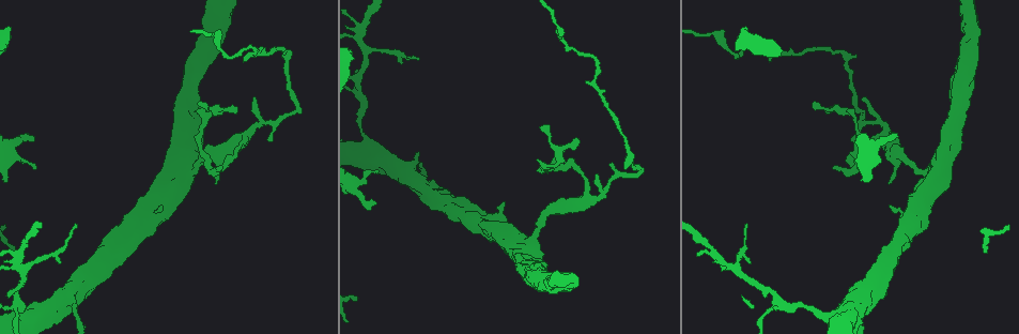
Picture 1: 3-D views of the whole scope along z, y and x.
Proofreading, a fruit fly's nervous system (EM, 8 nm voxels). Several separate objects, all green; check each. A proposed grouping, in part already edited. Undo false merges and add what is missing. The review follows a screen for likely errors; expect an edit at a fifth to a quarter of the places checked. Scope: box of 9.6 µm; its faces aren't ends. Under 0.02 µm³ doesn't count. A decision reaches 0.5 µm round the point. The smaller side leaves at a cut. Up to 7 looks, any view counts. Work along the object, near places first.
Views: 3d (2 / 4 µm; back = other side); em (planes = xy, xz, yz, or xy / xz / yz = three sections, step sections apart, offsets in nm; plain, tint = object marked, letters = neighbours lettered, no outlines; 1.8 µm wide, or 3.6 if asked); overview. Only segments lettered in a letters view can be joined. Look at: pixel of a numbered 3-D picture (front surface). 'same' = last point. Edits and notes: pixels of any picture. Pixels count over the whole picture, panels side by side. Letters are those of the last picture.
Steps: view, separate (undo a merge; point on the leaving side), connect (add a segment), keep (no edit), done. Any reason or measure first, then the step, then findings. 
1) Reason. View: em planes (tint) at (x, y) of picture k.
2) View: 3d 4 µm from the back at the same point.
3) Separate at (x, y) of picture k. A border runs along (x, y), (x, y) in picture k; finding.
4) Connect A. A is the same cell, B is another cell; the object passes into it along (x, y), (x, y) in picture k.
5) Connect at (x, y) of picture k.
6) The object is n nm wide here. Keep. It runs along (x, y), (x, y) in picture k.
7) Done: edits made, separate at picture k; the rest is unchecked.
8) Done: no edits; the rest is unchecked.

Free end. View: em xz step 8 (tint) at (375, 202) of picture 1.

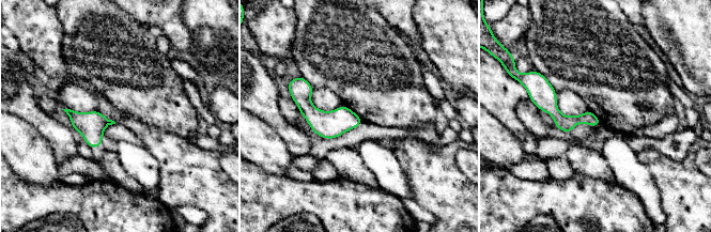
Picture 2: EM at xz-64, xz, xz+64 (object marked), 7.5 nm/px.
What lies round it. View: em xz step 8 (letters) at the same point.

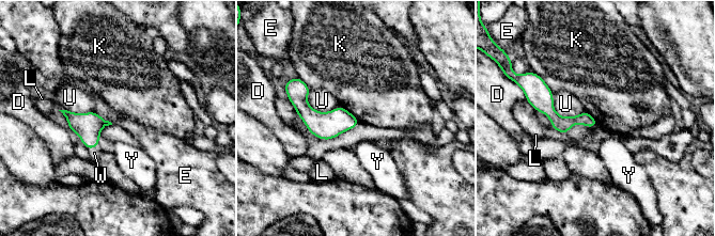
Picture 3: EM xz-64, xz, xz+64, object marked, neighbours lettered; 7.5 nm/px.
The object is 100 nm wide here. Connect at (94, 153) of picture 3. W is the same cell, D, E, K, L, U and Y are other cells; the object passes into it along (88, 126), (93, 147), (94, 153) in picture 3; the neuron continues.

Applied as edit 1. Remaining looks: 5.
Sharp bend. View: em xy step 16 (tint) at (21, 272) of picture 1.

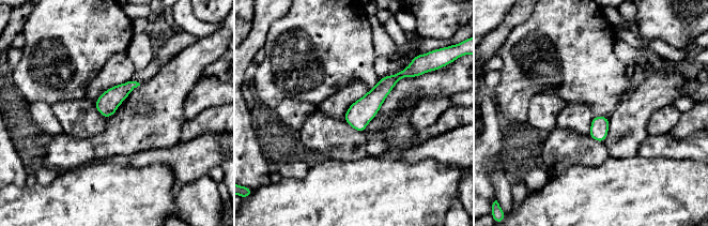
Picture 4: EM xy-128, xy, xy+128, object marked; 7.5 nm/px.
View: em xy step 16 (letters) at the same point.

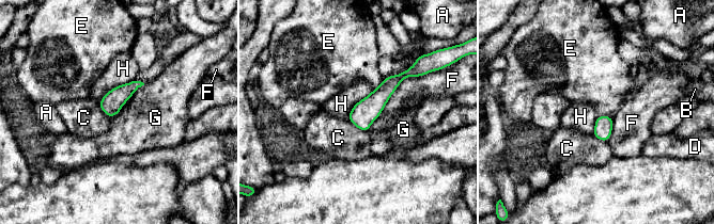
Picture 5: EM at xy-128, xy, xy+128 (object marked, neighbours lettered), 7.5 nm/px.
The longest contact is with F, 420 nm. Keep. A, B, C, D, E, F, G and H are other cells; it runs along (407, 73), (352, 118) in picture 5; continuous, no second neuron.

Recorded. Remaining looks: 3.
Calibre changes. View: em yz step 8 (letters) at (369, 144) of picture 1.

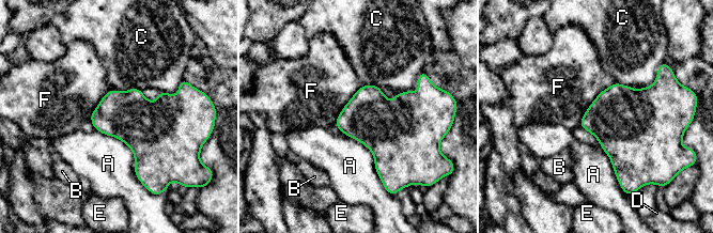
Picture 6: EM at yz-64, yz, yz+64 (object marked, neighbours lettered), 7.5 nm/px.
Keep. A, B, C, D, E and F are other cells; a border runs along (615, 81), (600, 92), (578, 125) in picture 6; continuous, no second neuron.

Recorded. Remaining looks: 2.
Done: edits made, connect at picture 3; the rest is unchecked.

